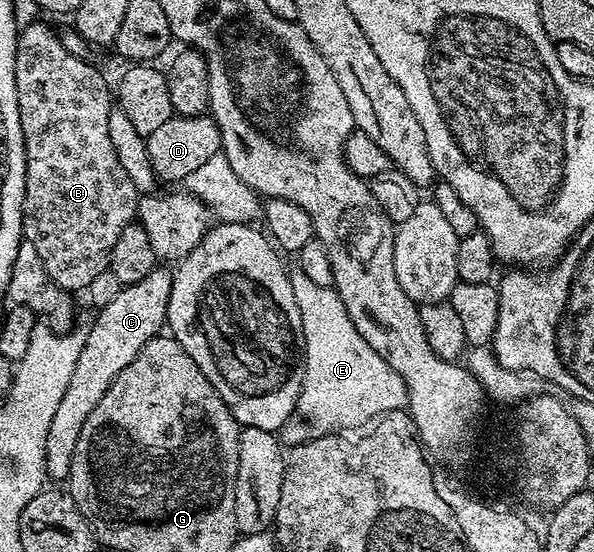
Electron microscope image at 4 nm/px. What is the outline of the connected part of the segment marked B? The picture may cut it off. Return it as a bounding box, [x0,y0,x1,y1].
[16,22,138,294]

